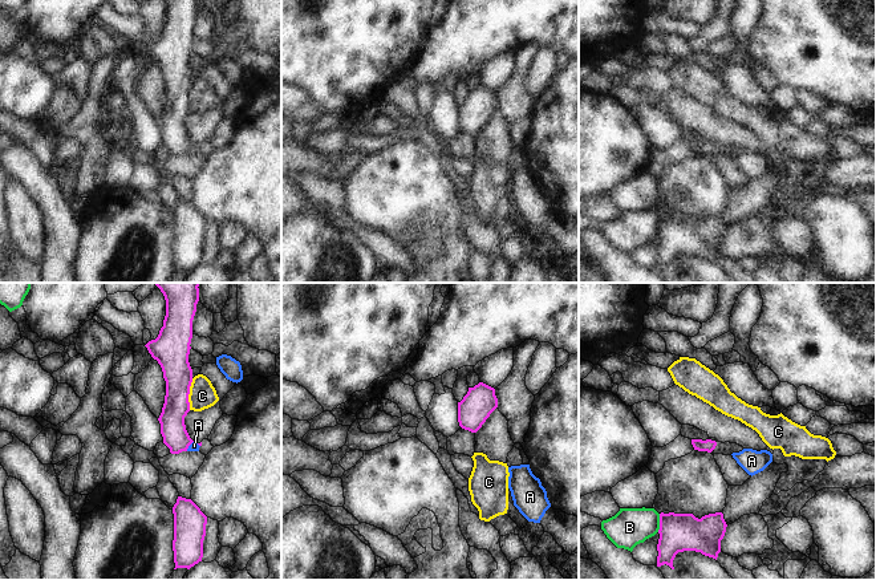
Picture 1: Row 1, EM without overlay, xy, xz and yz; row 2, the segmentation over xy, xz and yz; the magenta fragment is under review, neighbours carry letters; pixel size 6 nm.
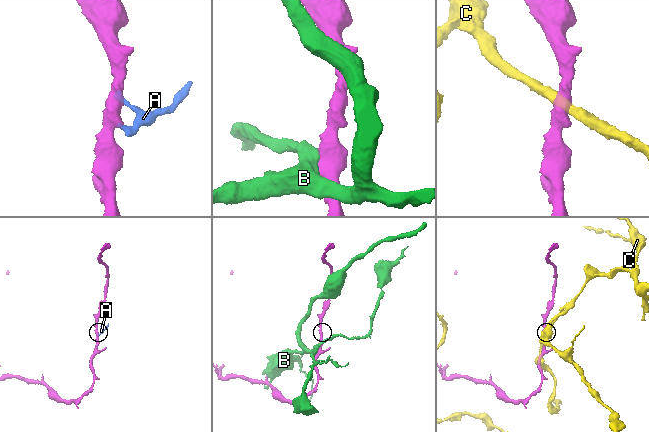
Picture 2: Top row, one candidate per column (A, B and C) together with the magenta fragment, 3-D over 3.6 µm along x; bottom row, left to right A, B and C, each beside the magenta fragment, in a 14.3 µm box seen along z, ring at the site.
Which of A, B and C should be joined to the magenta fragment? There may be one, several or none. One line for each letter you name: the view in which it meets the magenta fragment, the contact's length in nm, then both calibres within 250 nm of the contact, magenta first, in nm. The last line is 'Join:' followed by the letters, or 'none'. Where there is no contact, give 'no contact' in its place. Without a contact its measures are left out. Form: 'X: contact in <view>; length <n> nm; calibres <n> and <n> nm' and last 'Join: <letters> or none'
Join: none

